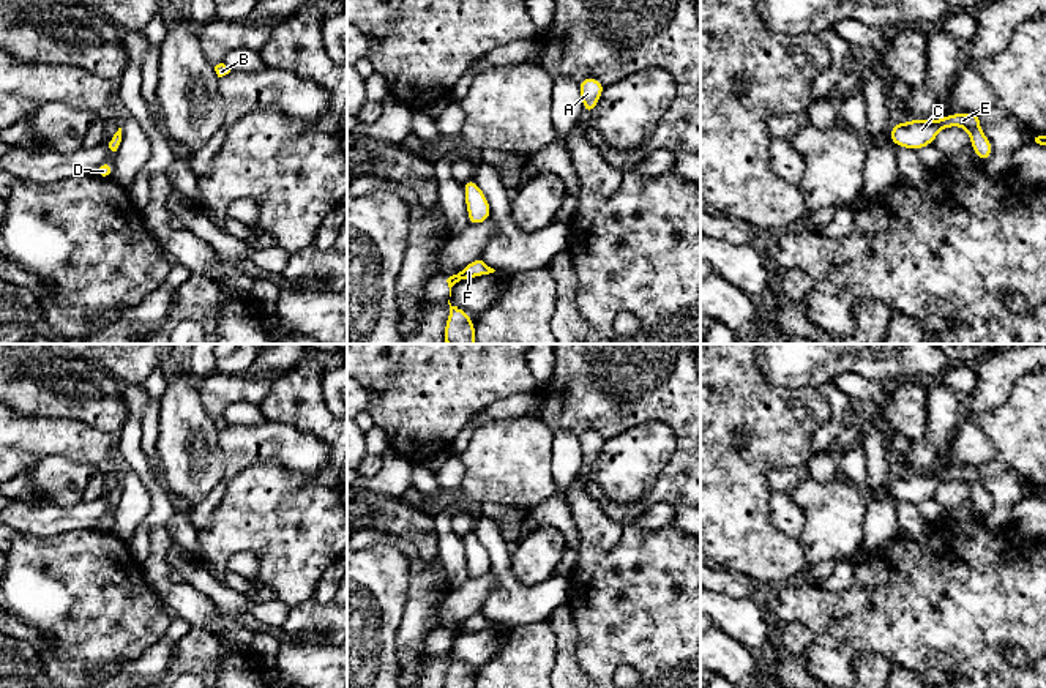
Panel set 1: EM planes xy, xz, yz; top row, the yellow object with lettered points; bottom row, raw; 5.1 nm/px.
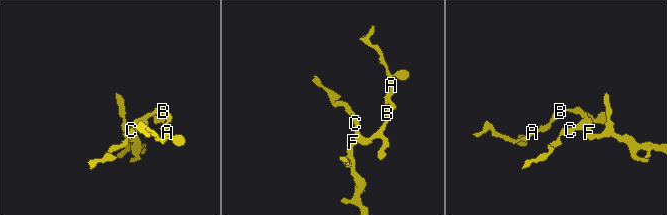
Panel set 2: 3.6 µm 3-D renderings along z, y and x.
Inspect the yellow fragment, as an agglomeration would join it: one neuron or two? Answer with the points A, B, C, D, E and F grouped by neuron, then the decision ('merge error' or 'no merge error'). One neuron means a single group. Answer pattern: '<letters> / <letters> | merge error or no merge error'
A B C D E F | no merge error

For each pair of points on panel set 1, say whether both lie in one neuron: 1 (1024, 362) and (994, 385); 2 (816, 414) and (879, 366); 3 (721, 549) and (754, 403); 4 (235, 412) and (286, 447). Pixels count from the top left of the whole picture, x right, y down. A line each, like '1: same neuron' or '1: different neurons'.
1: same neuron
2: different neurons
3: same neuron
4: different neurons

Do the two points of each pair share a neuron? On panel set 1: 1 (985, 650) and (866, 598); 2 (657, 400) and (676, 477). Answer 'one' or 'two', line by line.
1: one
2: one

